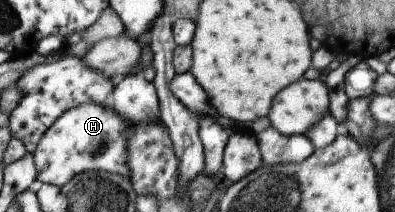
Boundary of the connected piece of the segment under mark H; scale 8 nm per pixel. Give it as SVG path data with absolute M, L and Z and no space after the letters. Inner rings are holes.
M87 102L65 110L43 132L31 153L36 180L54 186L67 184L73 176L83 172L109 172L130 176L127 168L127 128L129 124L115 110L104 105Z

